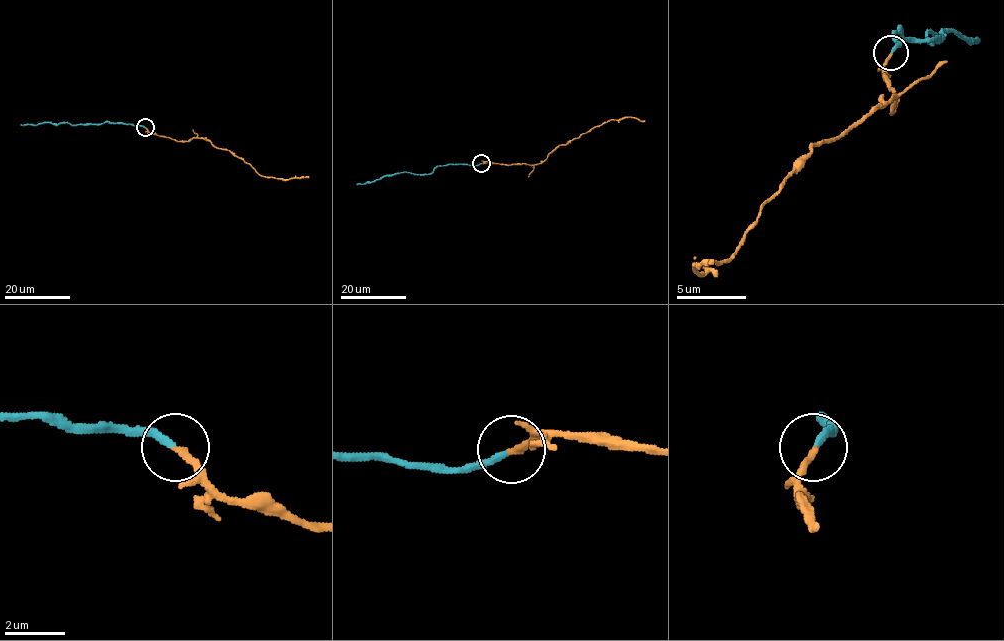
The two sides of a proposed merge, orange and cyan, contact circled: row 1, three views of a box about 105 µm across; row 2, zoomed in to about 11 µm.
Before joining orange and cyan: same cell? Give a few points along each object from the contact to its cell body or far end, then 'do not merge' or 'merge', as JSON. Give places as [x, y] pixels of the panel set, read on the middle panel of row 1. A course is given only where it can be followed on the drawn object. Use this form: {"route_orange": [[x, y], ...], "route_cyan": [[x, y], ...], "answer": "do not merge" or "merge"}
{"route_orange": [[481, 163], [540, 164], [560, 145], [611, 120], [635, 117], [644, 121]], "route_cyan": [[481, 163], [447, 164], [437, 166], [429, 174], [401, 172], [356, 184]], "answer": "do not merge"}

